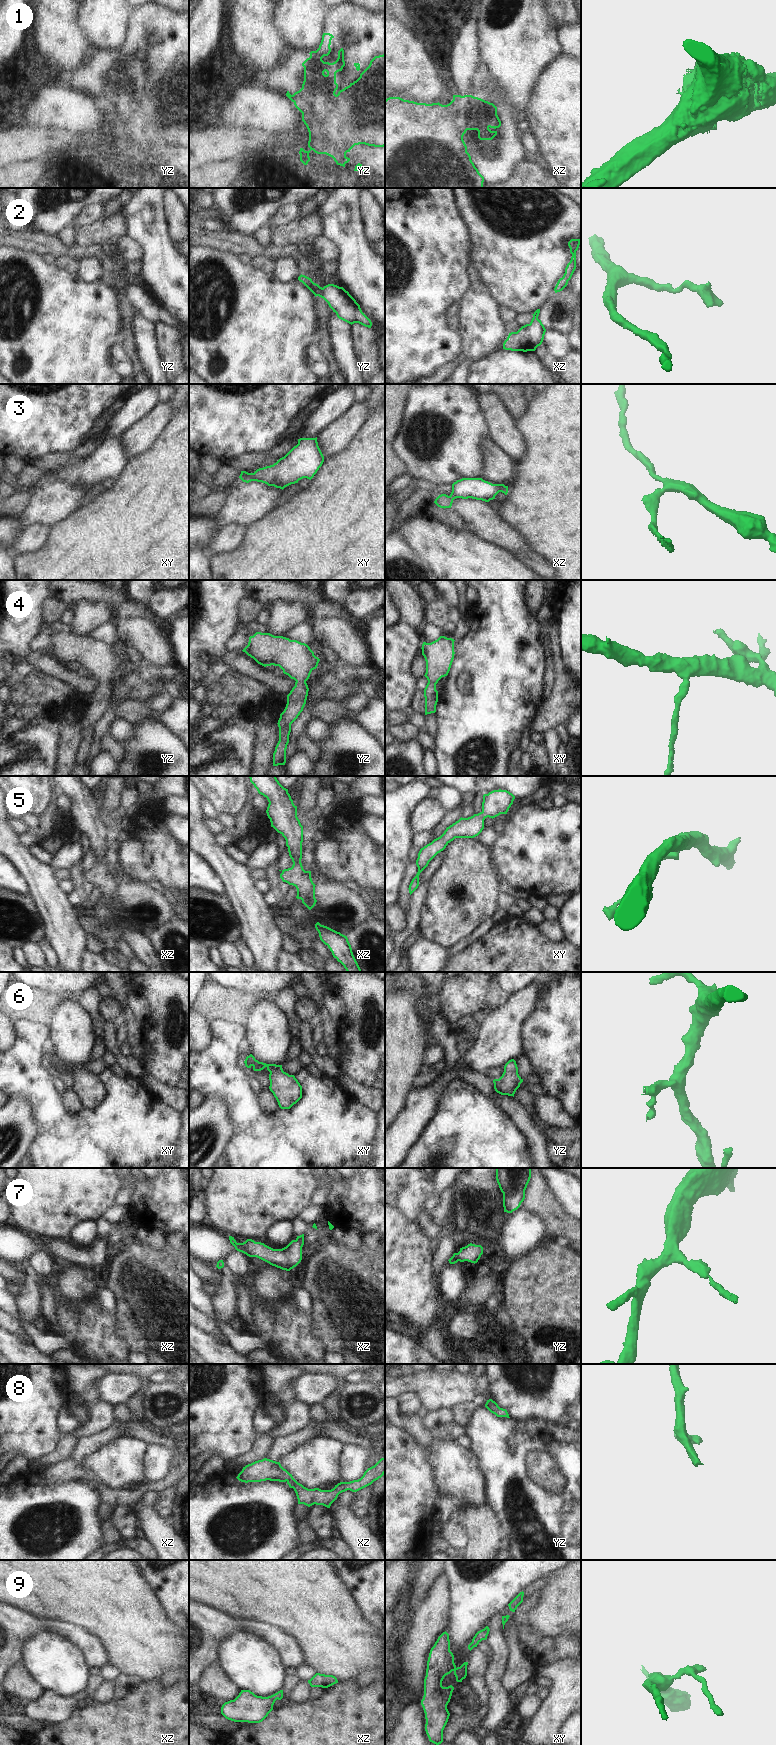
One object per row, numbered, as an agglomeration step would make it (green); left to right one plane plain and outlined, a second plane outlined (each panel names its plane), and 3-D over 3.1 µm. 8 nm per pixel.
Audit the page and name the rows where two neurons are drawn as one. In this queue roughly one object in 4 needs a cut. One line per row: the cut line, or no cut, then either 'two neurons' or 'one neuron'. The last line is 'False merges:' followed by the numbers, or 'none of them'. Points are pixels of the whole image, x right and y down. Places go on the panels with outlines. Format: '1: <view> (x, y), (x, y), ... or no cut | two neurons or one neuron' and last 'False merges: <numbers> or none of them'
1: yz (336, 95), (317, 108), (305, 109), (301, 103), (294, 103) | two neurons
2: no cut | one neuron
3: no cut | one neuron
4: no cut | one neuron
5: no cut | one neuron
6: no cut | one neuron
7: no cut | one neuron
8: no cut | one neuron
9: no cut | one neuron
False merges: 1

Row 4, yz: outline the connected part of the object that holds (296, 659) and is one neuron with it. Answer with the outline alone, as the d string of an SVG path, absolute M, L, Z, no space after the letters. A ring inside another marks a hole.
M261 632L250 636L248 645L242 651L264 667L279 666L284 674L296 681L277 723L279 741L273 753L273 766L285 765L291 724L303 711L309 691L306 681L320 659L305 643Z

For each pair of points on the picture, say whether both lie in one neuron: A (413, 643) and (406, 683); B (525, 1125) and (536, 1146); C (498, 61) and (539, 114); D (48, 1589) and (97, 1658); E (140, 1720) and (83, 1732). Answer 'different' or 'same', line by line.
A: same
B: same
C: different
D: different
E: same

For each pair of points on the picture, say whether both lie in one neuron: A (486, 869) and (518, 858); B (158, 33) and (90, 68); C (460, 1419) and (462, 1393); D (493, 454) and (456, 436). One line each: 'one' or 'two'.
A: two
B: one
C: two
D: two

